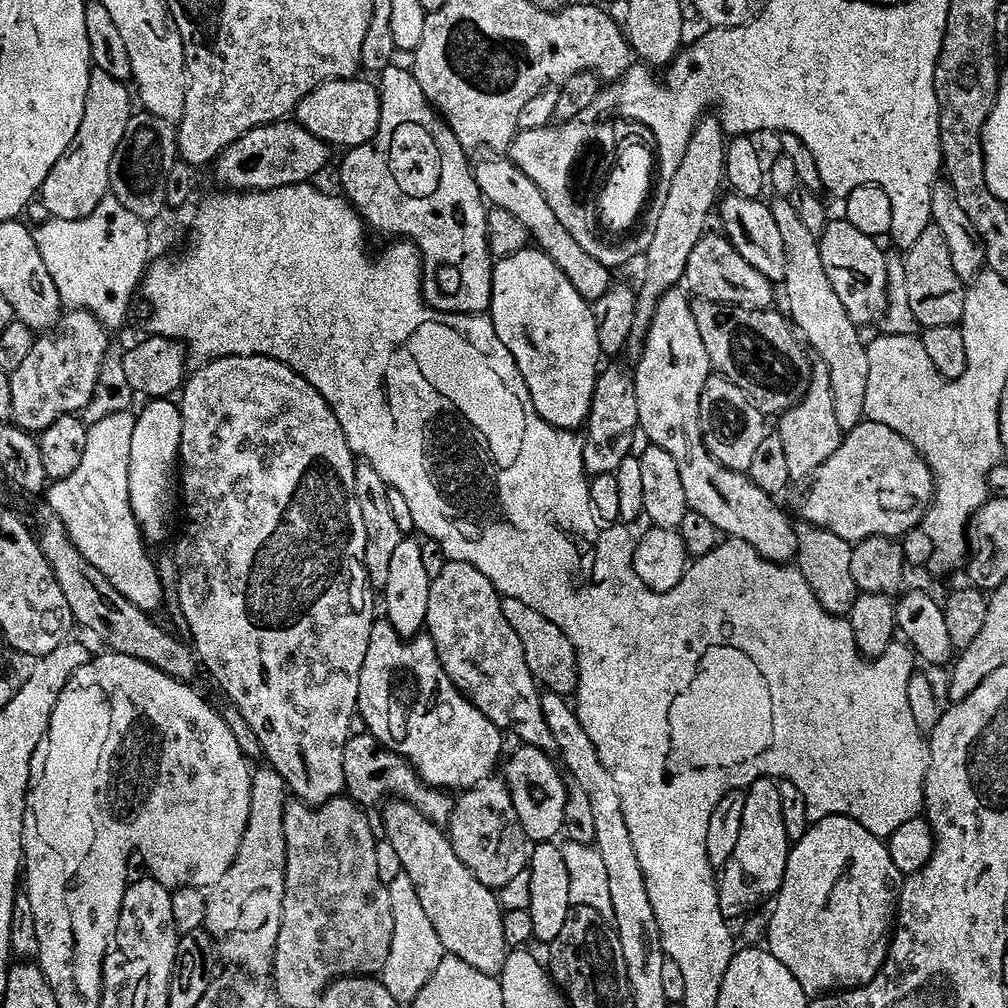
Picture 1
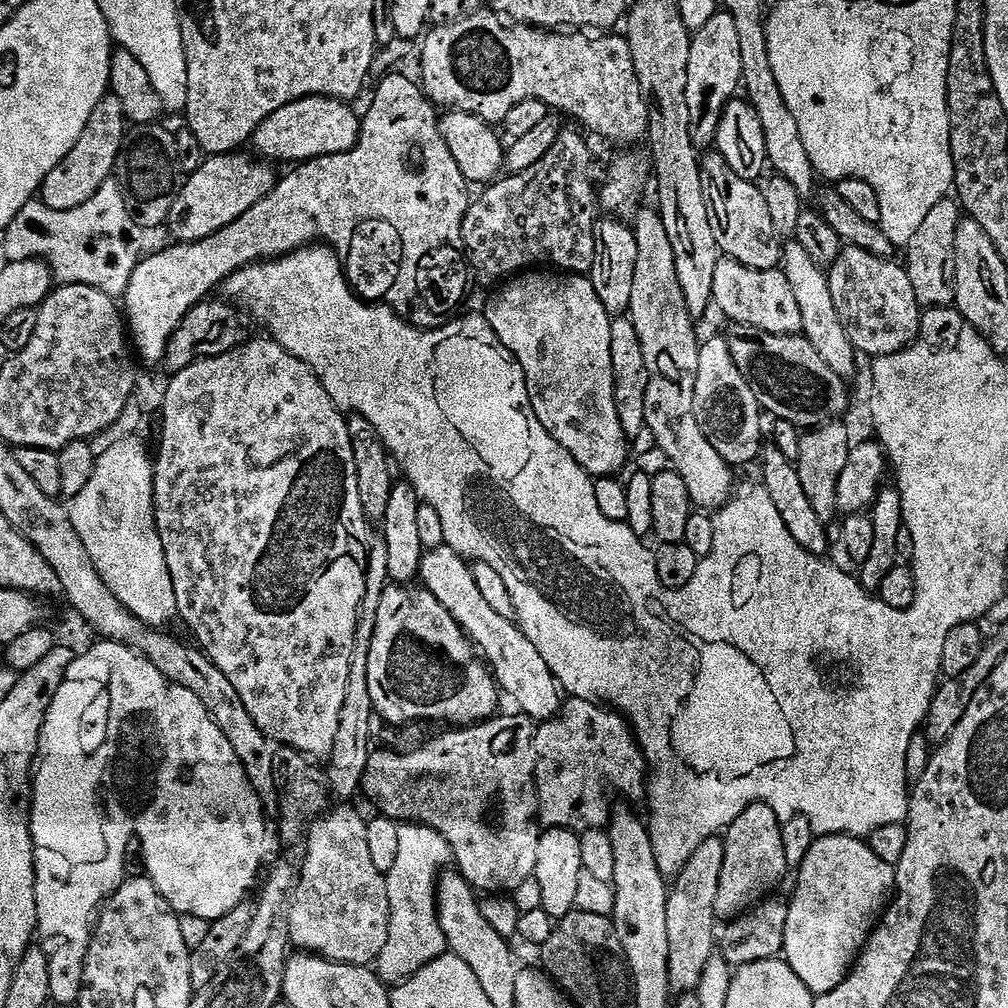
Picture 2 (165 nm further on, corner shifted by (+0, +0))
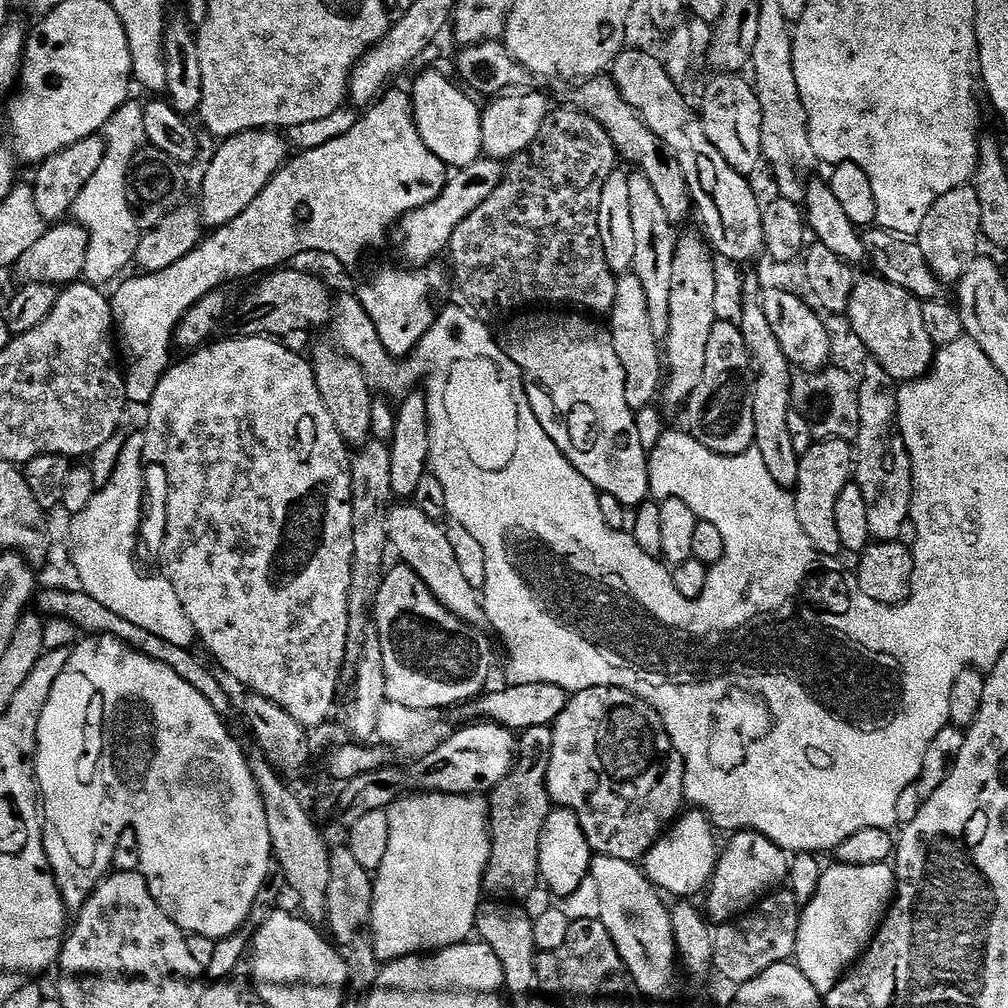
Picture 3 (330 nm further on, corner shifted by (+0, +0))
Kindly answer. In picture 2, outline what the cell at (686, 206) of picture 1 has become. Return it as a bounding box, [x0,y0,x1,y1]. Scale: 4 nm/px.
[686,10,744,150]

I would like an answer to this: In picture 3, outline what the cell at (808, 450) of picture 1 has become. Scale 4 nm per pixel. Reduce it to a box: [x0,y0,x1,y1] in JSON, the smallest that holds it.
[794,439,854,557]

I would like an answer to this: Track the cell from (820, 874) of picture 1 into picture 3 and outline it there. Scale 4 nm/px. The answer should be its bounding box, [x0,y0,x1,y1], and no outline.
[794,863,896,994]

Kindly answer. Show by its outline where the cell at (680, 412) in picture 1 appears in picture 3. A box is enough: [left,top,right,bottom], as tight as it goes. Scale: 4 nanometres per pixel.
[629,170,678,338]

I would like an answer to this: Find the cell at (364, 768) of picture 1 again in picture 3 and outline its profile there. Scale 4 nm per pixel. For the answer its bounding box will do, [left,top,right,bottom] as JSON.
[484,728,554,902]

